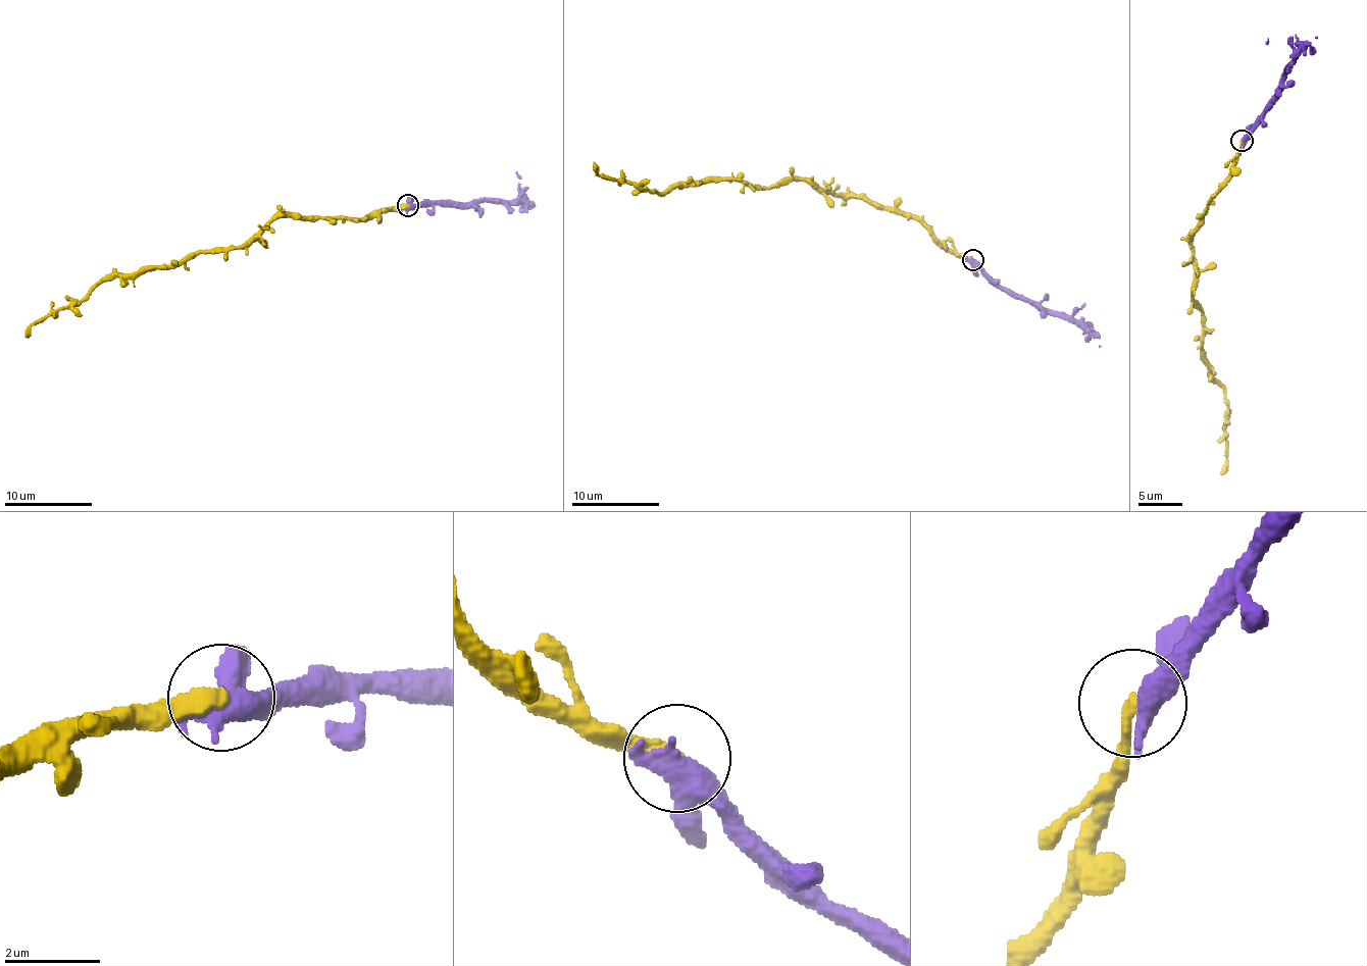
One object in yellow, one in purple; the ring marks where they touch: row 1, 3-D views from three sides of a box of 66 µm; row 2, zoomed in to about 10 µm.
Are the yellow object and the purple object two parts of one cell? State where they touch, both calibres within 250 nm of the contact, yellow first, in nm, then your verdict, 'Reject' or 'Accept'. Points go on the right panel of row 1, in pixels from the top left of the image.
Place: (1242, 140). Thickness 260 nm (yellow) against 460 nm. Accept

